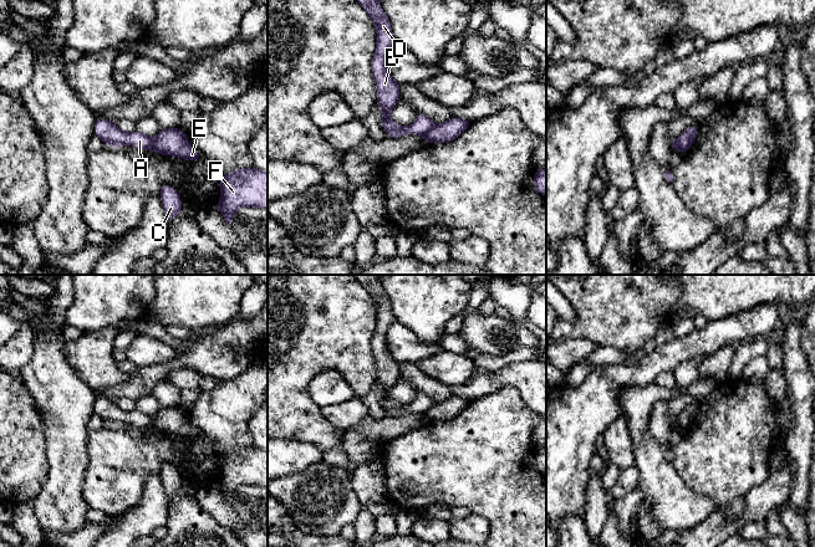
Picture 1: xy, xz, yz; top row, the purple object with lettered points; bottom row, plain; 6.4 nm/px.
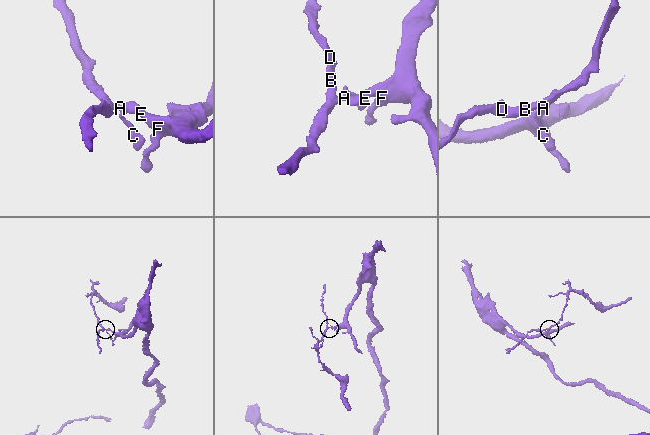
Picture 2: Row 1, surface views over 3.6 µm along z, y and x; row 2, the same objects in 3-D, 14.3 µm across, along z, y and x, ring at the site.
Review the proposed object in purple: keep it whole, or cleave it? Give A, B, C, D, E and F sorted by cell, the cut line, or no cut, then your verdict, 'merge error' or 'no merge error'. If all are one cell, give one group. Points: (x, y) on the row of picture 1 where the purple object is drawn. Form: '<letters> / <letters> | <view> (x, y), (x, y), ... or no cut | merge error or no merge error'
A B C D / E F | xy (151, 138), (152, 149) | merge error

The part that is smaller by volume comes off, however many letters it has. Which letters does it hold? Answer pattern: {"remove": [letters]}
{"remove": ["A", "B", "C", "D"]}

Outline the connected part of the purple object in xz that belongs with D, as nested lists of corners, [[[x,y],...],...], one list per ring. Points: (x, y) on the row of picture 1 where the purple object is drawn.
[[[380,0],[357,1],[368,12],[377,31],[376,51],[371,61],[371,70],[378,94],[377,104],[382,109],[381,124],[388,138],[397,138],[403,134],[424,136],[434,126],[427,116],[417,113],[414,123],[408,127],[398,126],[389,118],[389,112],[399,101],[401,96],[399,85],[392,78],[387,68],[386,56],[388,50],[397,44],[397,40],[392,34],[388,17],[383,12]]]

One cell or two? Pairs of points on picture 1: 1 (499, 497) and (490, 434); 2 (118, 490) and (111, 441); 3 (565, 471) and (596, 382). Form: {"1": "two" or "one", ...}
{"1": "one", "2": "one", "3": "one"}

